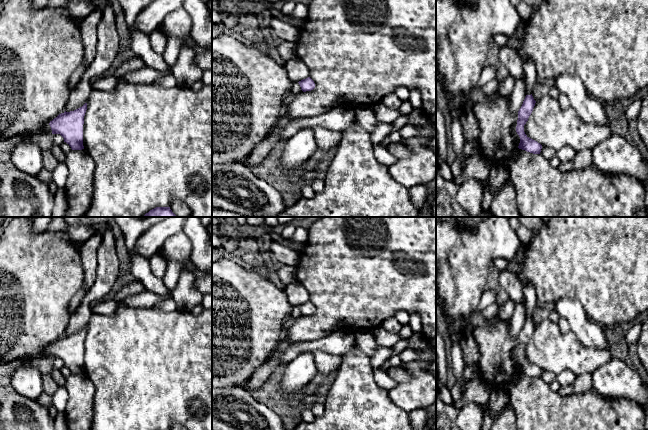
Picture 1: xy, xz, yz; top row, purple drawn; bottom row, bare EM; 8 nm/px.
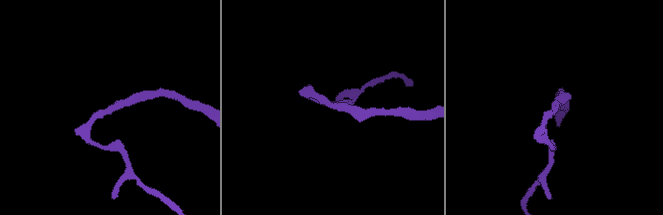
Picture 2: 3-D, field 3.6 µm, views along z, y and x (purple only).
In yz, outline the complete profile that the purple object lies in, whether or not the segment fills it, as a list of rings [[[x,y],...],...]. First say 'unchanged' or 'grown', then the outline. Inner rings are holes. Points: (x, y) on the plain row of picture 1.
unchanged; [[[532,318],[526,319],[521,332],[518,335],[518,344],[516,350],[516,356],[520,361],[520,367],[518,372],[525,374],[533,378],[540,378],[542,369],[537,365],[529,362],[524,356],[524,349],[528,345],[531,339],[536,325],[534,324]]]

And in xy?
grown; [[[87,327],[74,335],[59,338],[44,350],[43,357],[60,358],[72,374],[84,373],[83,348],[86,334]]]

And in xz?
unchanged; [[[310,301],[303,303],[303,304],[299,305],[298,307],[303,316],[311,315],[315,312],[315,307]]]

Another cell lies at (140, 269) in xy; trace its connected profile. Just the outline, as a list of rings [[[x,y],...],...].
[[[135,256],[132,261],[130,273],[150,292],[158,295],[165,295],[169,292],[162,279],[157,278],[152,273],[149,259],[142,256]]]

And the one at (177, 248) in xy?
[[[183,231],[167,238],[160,248],[159,253],[167,262],[190,261],[192,245]]]

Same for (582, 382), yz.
[[[580,374],[576,377],[573,384],[573,393],[581,394],[586,390],[592,389],[592,382],[590,374]]]

